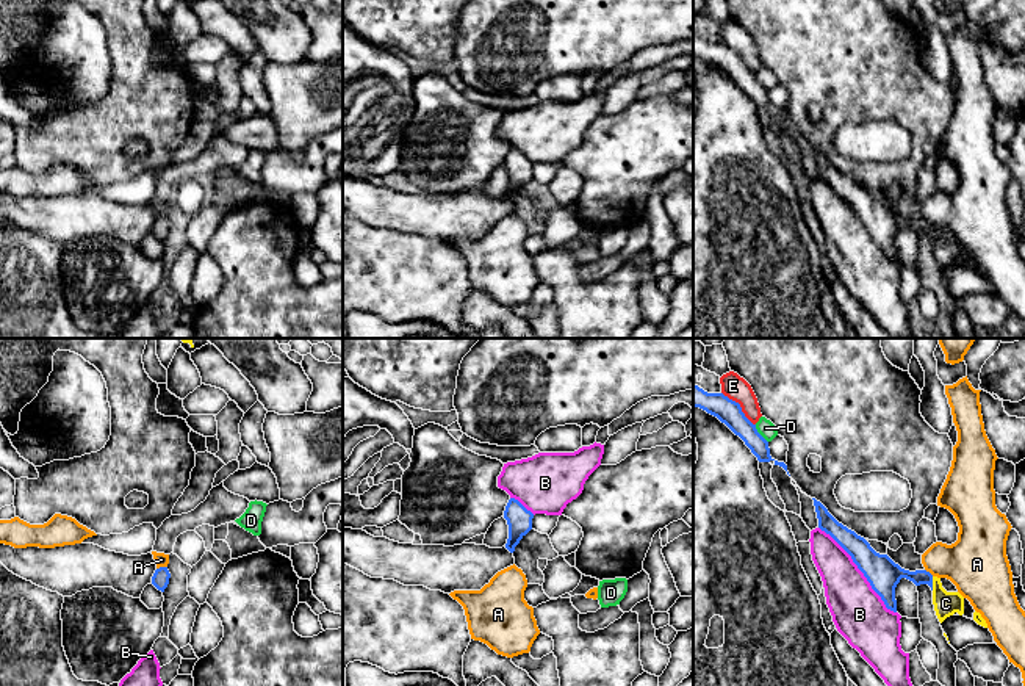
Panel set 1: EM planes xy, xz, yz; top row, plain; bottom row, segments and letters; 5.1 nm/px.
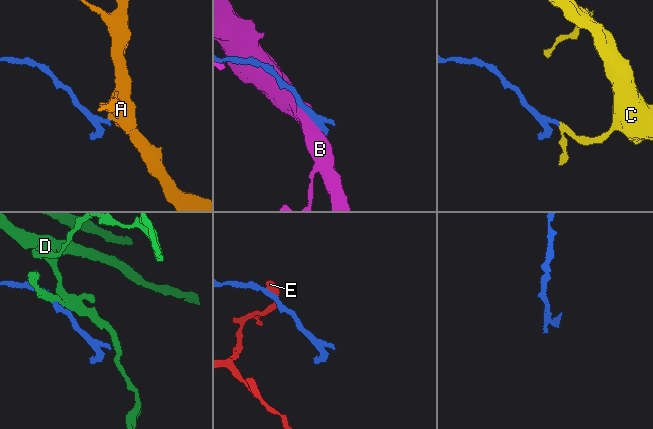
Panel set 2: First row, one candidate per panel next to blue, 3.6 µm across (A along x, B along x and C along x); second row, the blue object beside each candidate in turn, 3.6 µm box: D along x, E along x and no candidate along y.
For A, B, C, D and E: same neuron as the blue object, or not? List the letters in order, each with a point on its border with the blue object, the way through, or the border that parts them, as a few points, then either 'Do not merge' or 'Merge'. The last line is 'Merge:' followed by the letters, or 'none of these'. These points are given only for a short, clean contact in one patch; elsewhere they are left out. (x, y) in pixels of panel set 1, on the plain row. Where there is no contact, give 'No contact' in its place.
A: Touches blue at xy (161, 216). Boundary: xy (166, 215), (157, 218). Do not merge
B: Touches blue at yz (859, 218). Do not merge
C: Touches blue at yz (931, 232). Path across: yz (884, 224), (906, 223), (931, 232), (945, 252). Merge
D: Touches blue at yz (759, 83). Boundary: yz (755, 74), (756, 80), (767, 91). Do not merge
E: Touches blue at yz (739, 55). Boundary: yz (722, 41), (734, 49), (755, 74). Do not merge
Merge: C

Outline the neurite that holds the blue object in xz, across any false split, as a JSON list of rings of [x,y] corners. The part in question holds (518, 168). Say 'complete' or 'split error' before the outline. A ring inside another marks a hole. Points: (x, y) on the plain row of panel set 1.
complete | [[[510,147],[504,160],[504,168],[509,174],[509,188],[505,197],[513,202],[520,190],[532,179],[534,163],[527,160],[518,149]]]

